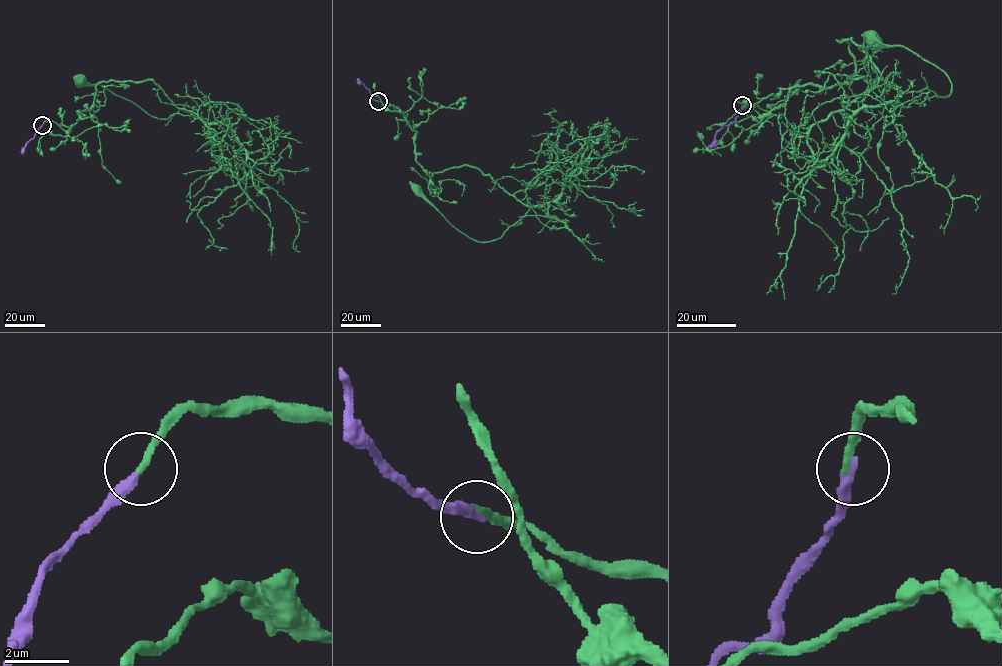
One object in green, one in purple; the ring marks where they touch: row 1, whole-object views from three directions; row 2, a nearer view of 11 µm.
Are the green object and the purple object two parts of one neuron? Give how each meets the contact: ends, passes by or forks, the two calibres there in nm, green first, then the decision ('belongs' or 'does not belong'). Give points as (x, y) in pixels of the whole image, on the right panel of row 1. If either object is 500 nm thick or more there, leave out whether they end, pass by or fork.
green ends | purple ends | 240/320 nm | belongs

